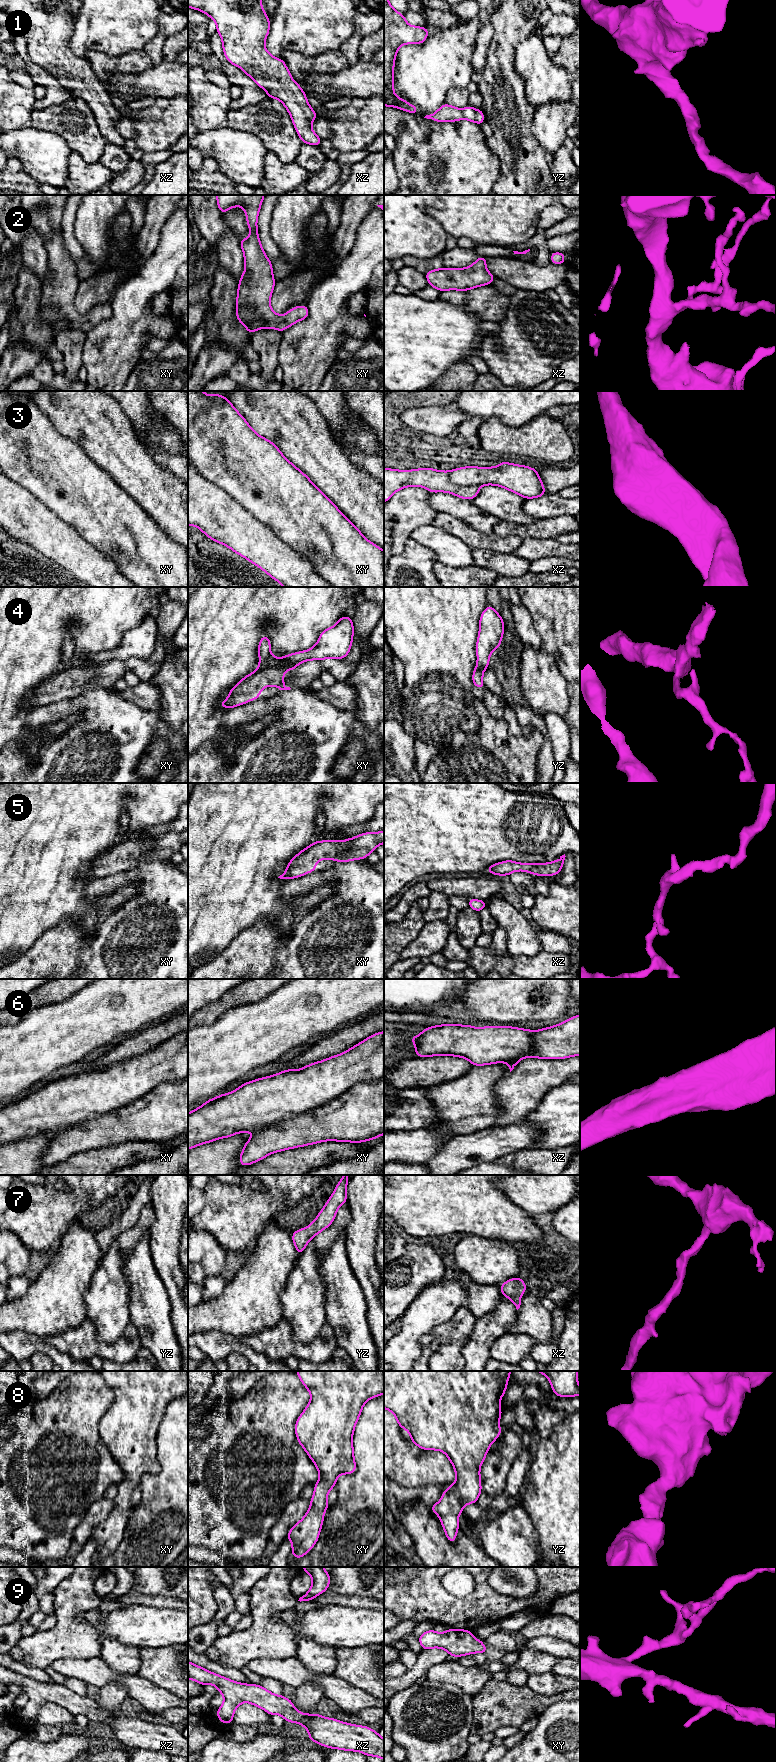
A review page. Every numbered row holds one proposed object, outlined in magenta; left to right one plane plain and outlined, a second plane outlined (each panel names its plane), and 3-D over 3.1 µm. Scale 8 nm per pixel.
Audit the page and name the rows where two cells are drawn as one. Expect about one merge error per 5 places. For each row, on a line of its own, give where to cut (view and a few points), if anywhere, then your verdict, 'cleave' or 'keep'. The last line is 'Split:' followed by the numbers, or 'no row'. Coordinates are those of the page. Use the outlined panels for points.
1: no cut; keep
2: no cut; keep
3: cut in xy along (190, 464), (303, 555), (332, 586); cleave
4: cut in xy along (295, 665), (259, 668); cleave
5: no cut; keep
6: cut in xy along (383, 1075), (358, 1082), (309, 1111), (286, 1116), (257, 1131); cleave
7: no cut; keep
8: no cut; keep
9: no cut; keep
Split: 3, 4, 6

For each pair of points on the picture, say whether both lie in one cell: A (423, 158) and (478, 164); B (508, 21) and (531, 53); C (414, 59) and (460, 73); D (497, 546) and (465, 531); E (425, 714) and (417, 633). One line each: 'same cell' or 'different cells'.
A: same cell
B: different cells
C: same cell
D: same cell
E: same cell

